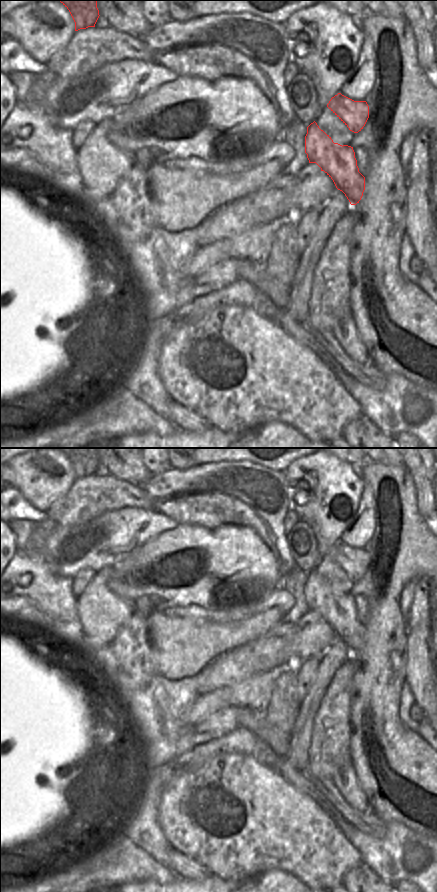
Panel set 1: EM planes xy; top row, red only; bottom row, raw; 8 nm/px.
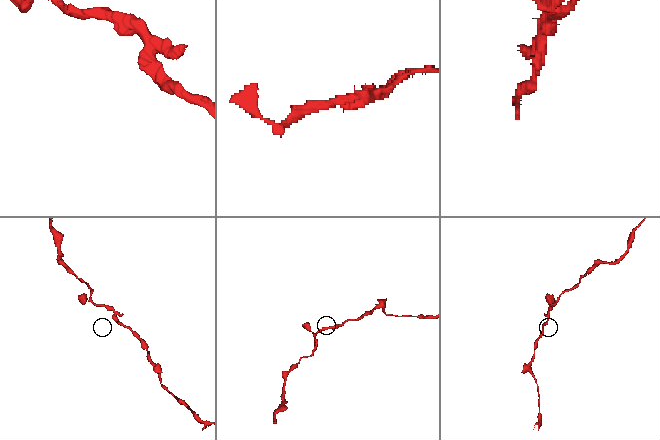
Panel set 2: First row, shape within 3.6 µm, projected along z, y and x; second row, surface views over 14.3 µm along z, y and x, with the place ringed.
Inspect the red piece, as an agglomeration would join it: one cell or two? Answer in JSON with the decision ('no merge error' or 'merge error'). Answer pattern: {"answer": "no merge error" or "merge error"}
{"answer": "merge error"}

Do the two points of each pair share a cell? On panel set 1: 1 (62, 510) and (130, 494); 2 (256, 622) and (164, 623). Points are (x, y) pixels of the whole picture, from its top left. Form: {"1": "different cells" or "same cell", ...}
{"1": "same cell", "2": "same cell"}

